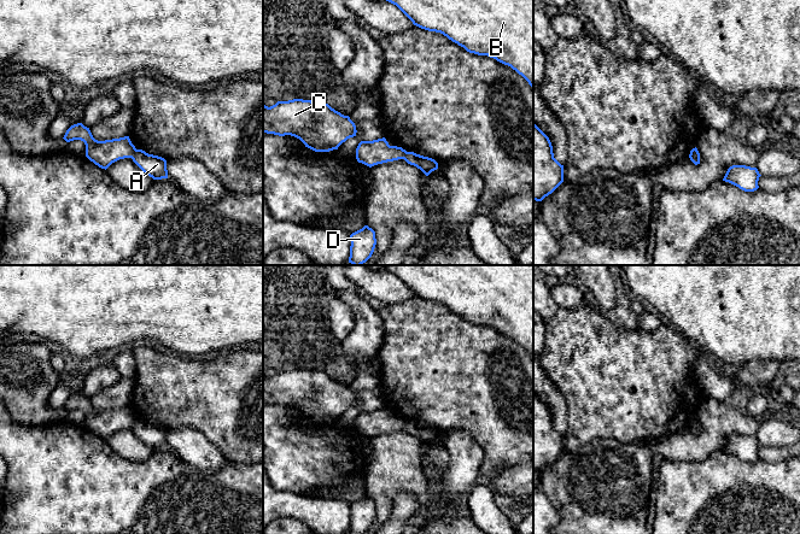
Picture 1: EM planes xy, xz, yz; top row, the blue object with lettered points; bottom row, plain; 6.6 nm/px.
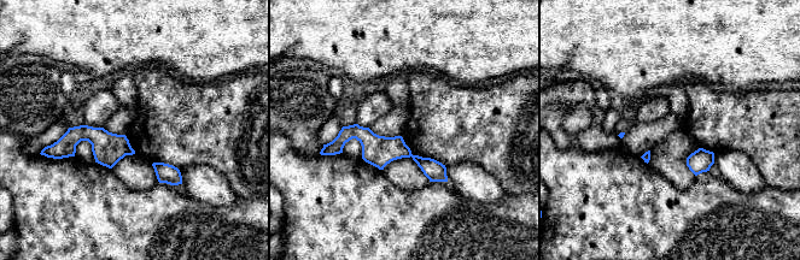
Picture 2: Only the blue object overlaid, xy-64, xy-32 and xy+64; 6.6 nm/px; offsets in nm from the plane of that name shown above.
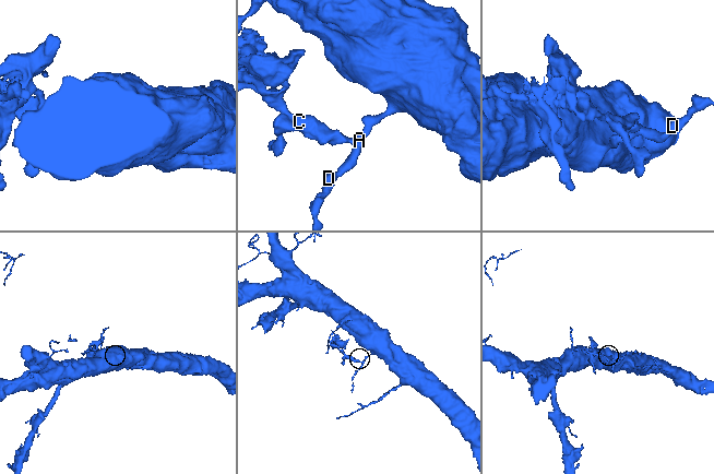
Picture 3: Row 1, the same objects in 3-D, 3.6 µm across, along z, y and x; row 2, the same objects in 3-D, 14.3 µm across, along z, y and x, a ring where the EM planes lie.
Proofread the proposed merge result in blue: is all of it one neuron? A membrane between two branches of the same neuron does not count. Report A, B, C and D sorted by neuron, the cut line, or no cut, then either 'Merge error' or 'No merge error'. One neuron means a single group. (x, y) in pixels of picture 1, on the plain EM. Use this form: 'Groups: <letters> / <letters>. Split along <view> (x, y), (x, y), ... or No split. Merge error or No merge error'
Groups: A B D / C. Split along xy (138, 420), (132, 428). Merge error

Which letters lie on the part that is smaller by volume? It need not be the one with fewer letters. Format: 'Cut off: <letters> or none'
Cut off: C

